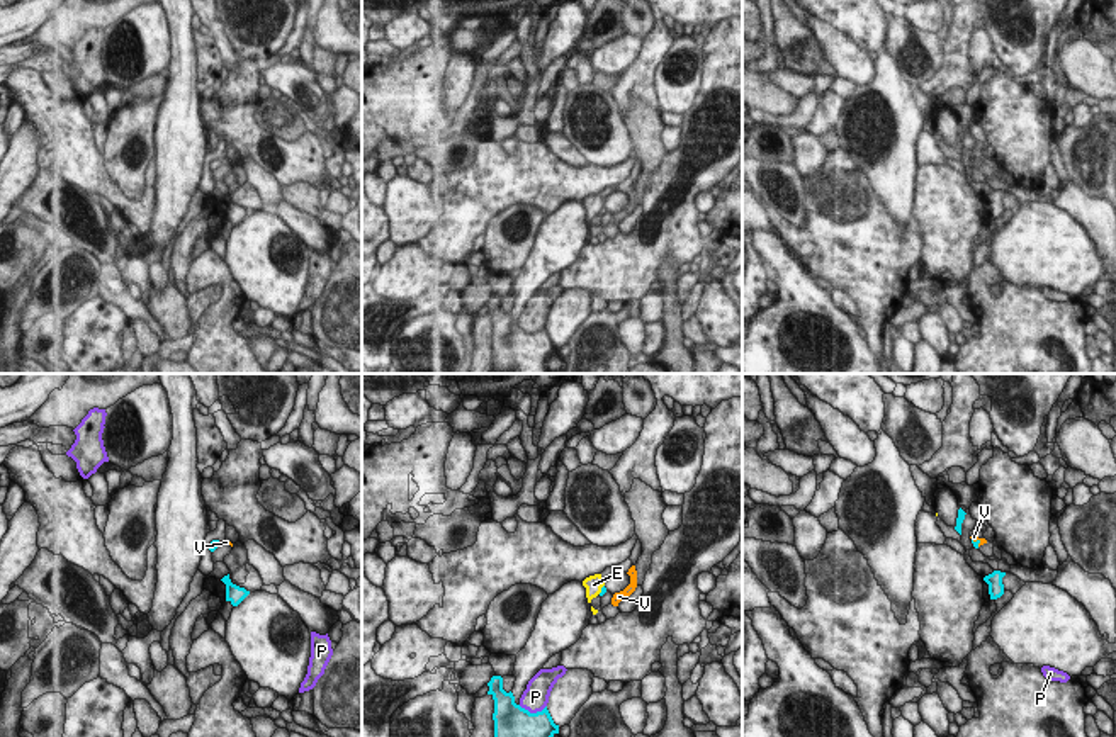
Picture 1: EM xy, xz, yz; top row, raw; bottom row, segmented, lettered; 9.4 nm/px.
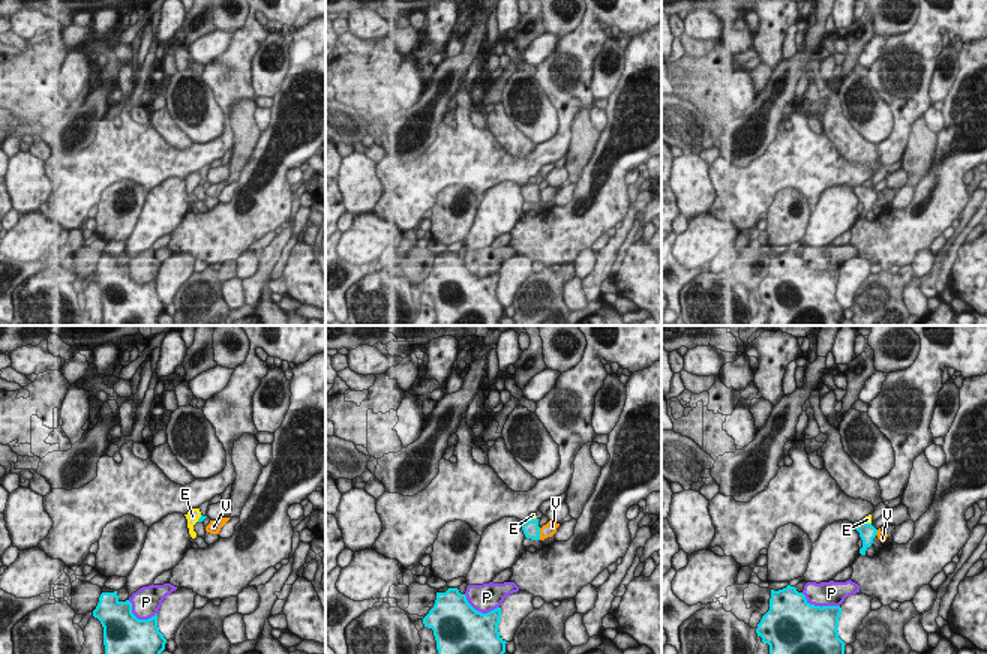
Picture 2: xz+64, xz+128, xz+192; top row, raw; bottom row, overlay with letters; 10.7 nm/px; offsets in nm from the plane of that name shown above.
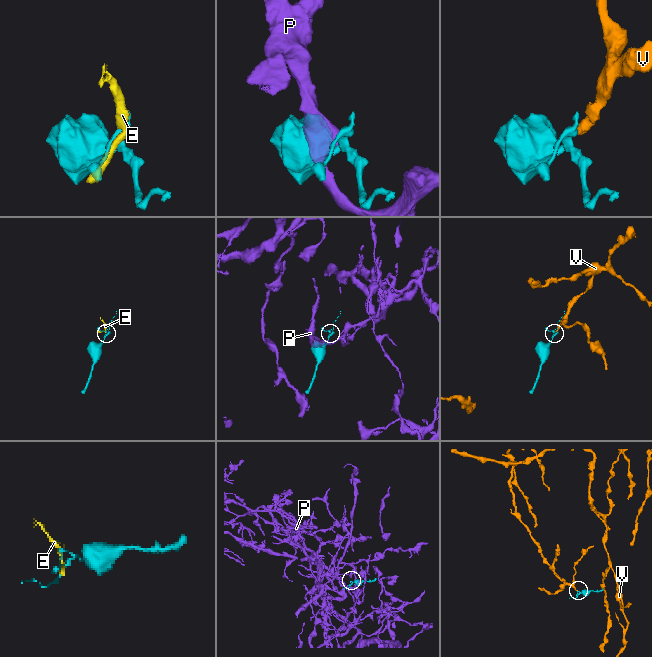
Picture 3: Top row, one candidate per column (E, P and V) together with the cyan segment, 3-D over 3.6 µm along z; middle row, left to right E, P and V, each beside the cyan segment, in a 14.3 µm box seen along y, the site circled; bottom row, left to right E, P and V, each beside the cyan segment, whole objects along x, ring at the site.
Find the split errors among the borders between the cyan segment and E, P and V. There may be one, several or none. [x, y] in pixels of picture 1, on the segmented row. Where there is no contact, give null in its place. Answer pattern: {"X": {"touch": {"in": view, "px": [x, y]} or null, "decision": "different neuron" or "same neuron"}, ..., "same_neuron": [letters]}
{"E": {"touch": {"in": "xz", "px": [602, 590]}, "decision": "different neuron"}, "P": {"touch": {"in": "xz", "px": [532, 714]}, "decision": "different neuron"}, "V": {"touch": {"in": "yz", "px": [975, 542]}, "decision": "different neuron"}, "same_neuron": []}

